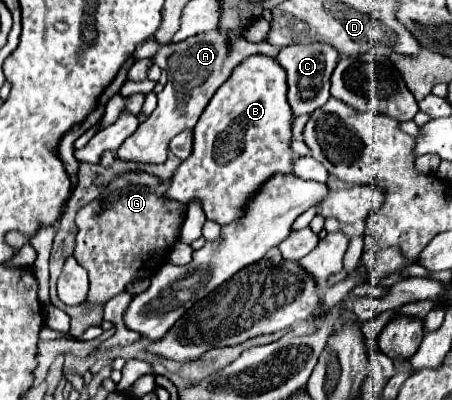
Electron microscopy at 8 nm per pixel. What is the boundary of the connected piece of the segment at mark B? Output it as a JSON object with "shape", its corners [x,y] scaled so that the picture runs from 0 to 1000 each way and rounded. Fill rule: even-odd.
{"shape":[[[564,135],[551,140],[511,195],[476,230],[476,240],[462,250],[458,270],[449,275],[449,290],[440,295],[431,330],[431,360],[427,385],[400,405],[400,415],[387,425],[374,470],[365,475],[369,500],[400,505],[409,520],[436,500],[458,540],[458,550],[471,550],[489,565],[511,560],[542,540],[542,520],[555,505],[555,495],[577,475],[577,465],[608,435],[644,435],[653,415],[653,395],[644,380],[644,310],[648,285],[644,265],[635,260],[635,195],[626,170],[617,170],[608,145]]]}

